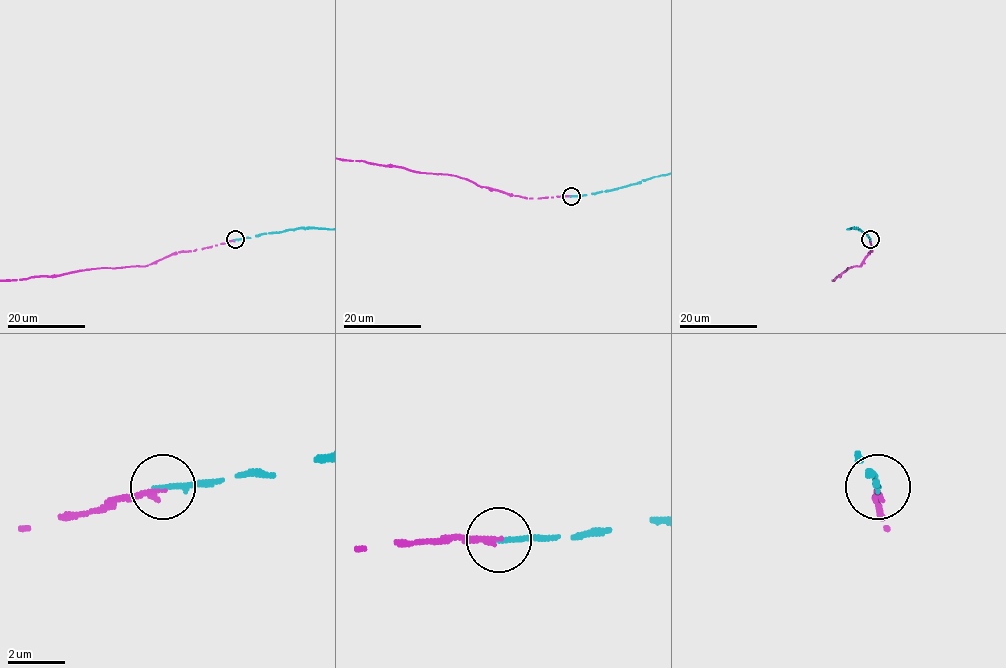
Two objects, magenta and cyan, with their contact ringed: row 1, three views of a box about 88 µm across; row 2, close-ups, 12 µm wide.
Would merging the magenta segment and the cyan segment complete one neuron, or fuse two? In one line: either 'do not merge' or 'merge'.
merge

